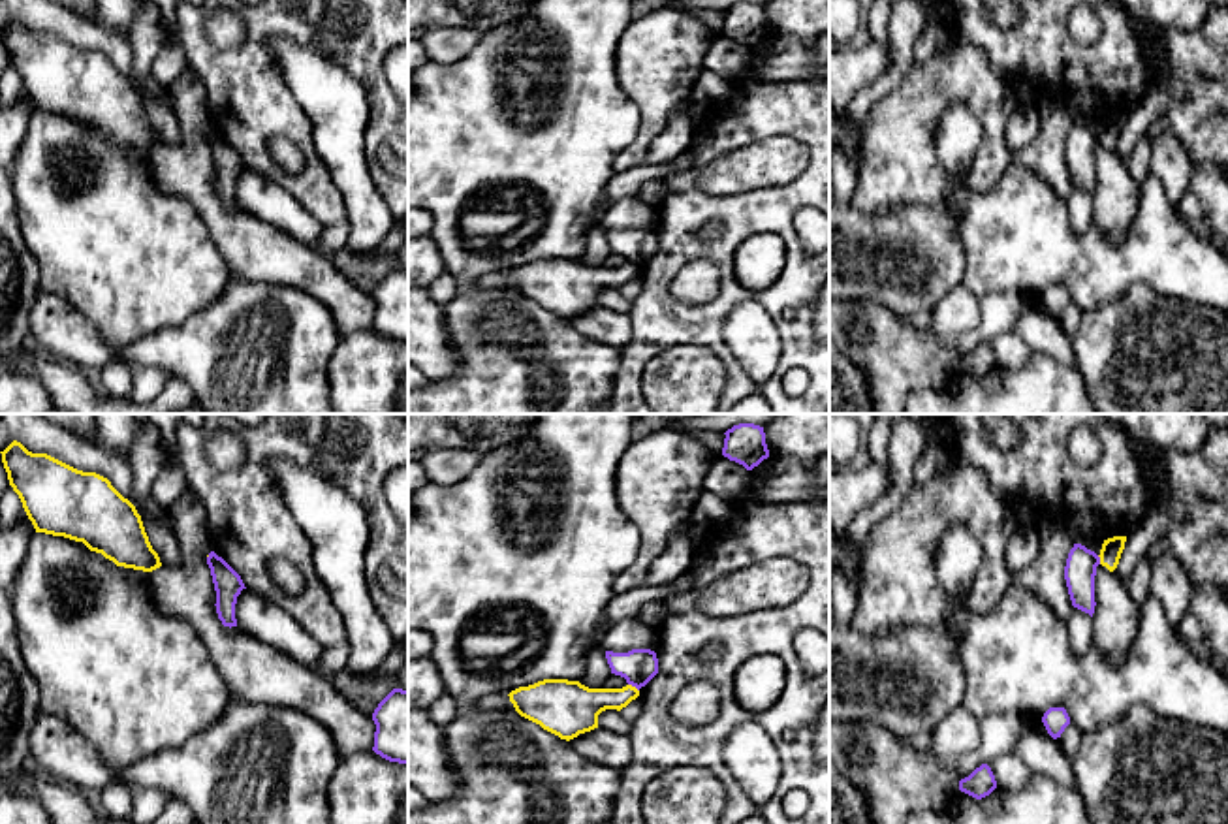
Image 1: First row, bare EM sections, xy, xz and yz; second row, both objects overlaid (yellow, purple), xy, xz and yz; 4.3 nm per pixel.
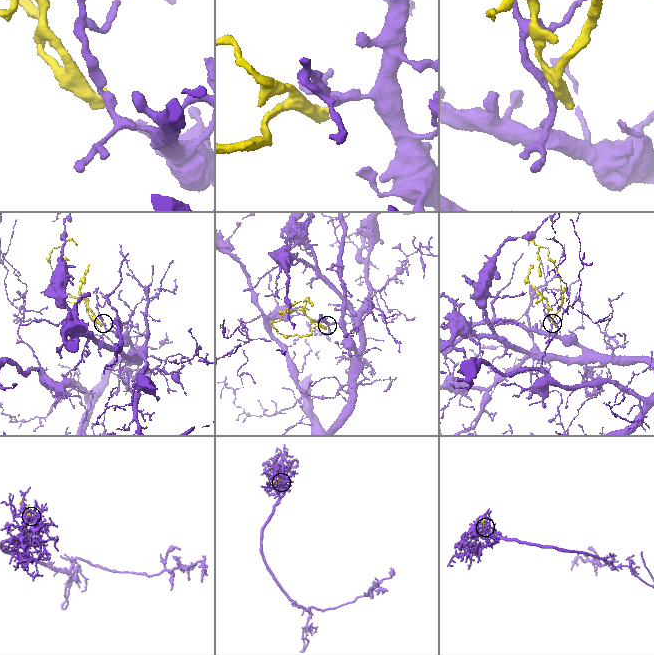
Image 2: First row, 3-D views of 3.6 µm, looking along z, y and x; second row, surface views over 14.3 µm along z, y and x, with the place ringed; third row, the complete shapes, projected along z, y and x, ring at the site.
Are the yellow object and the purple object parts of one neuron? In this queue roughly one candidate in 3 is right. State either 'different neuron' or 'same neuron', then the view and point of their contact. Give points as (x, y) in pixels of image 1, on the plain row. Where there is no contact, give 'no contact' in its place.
different neuron; meets yellow in xz at (634, 266)

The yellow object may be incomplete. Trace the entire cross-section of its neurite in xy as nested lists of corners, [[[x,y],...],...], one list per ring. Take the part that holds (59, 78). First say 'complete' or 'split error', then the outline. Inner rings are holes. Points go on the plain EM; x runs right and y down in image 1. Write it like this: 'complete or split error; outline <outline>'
complete; outline [[[17,19],[0,32],[36,111],[83,120],[117,145],[143,151],[162,145],[135,85],[107,56],[32,32]]]

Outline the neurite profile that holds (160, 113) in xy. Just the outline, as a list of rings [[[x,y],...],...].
[[[141,96],[152,128],[158,132],[162,145],[175,147],[182,141],[182,132],[169,102],[158,96]]]

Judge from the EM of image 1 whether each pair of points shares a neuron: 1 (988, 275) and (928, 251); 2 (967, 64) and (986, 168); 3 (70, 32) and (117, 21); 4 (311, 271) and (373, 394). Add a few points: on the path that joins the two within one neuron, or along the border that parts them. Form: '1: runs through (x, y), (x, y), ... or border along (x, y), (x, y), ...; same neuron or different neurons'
1: border along (958, 222), (963, 247), (963, 283); different neurons
2: runs through (982, 91), (991, 102), (991, 142); same neuron
3: border along (93, 23), (126, 38); different neurons
4: border along (371, 328), (341, 337); different neurons

